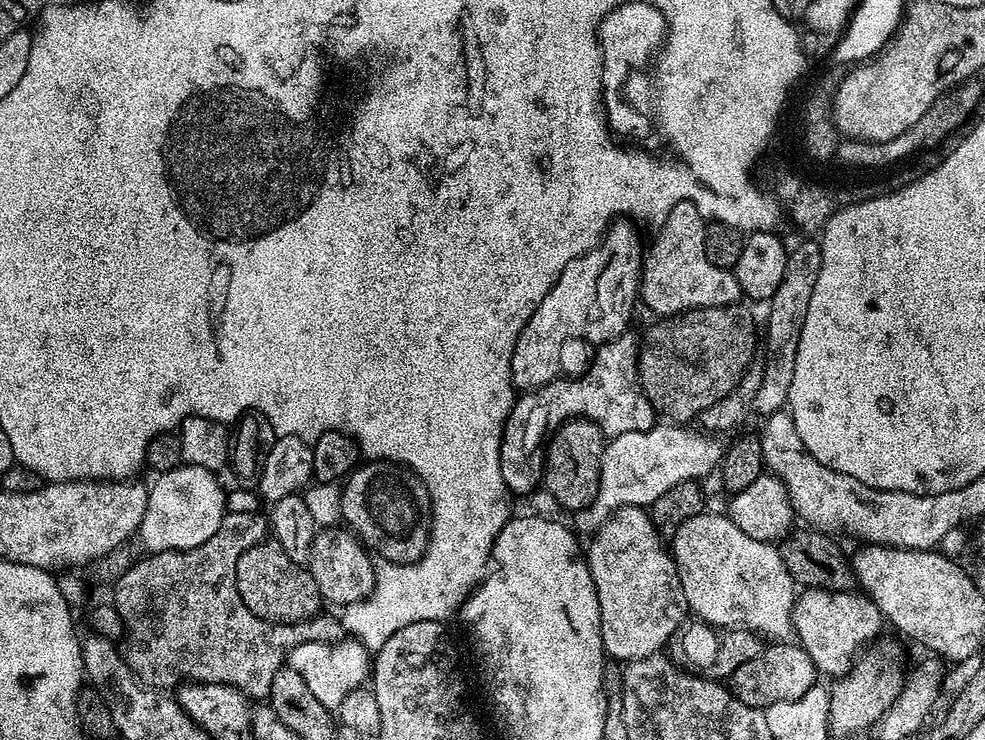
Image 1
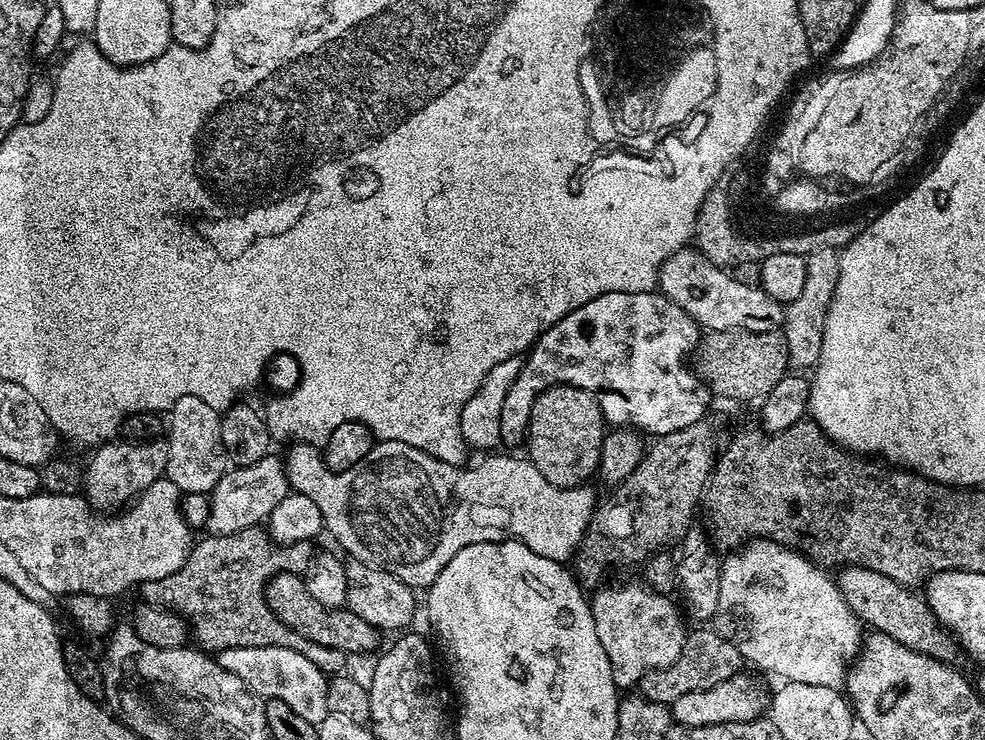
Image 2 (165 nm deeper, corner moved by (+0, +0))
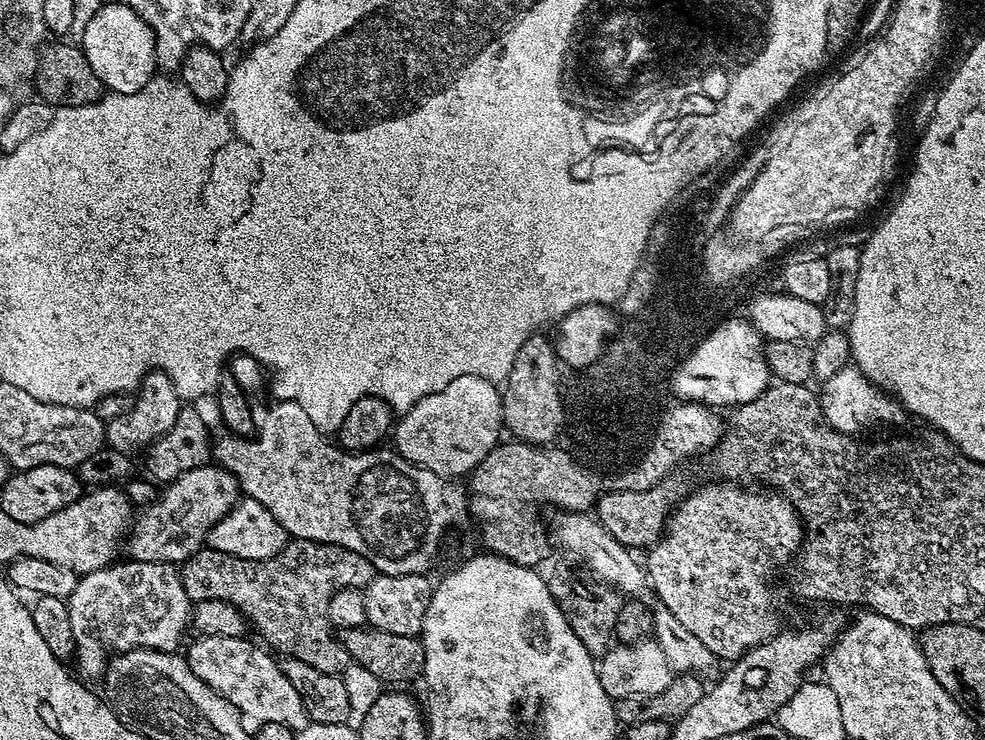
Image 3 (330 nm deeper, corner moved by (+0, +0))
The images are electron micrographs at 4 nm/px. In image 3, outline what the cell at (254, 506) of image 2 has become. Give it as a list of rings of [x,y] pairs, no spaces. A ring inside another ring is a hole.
[[[205,466],[195,468],[178,479],[172,481],[159,493],[159,499],[143,509],[144,513],[135,519],[131,533],[131,559],[146,562],[162,562],[163,564],[183,565],[192,555],[200,551],[205,543],[208,531],[217,524],[222,517],[232,509],[241,499],[242,491],[235,476],[219,466]]]

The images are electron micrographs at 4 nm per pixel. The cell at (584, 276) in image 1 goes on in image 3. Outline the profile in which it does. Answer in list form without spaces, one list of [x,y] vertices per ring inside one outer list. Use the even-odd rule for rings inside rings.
[[[463,376],[462,378],[454,378],[454,382],[450,382],[450,386],[446,386],[442,390],[438,390],[434,394],[430,394],[426,398],[422,398],[410,409],[409,412],[403,413],[395,421],[394,424],[394,440],[396,436],[396,444],[394,443],[394,448],[399,455],[403,456],[405,460],[409,460],[411,464],[420,464],[426,470],[434,470],[434,474],[443,476],[445,478],[464,478],[467,477],[473,470],[478,466],[480,462],[494,448],[501,443],[502,437],[500,437],[500,432],[504,428],[504,397],[502,395],[501,389],[497,387],[495,383],[481,376]]]

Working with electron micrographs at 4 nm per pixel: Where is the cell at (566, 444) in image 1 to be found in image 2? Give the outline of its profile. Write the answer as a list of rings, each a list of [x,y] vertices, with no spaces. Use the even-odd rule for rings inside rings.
[[[554,384],[530,410],[526,456],[550,486],[579,488],[597,473],[605,435],[606,421],[595,396],[569,384]]]

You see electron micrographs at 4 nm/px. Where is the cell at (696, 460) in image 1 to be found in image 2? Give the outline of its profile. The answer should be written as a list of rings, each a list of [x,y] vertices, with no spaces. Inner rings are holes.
[[[382,440],[375,445],[374,454],[362,466],[332,472],[324,465],[321,449],[317,445],[296,442],[289,448],[292,449],[288,456],[283,457],[288,487],[318,502],[327,535],[332,535],[349,552],[347,555],[351,559],[394,574],[414,590],[431,586],[438,574],[442,574],[446,562],[450,562],[458,550],[471,544],[521,540],[530,550],[534,550],[534,554],[542,554],[542,558],[571,561],[583,542],[588,523],[598,505],[598,498],[591,492],[591,487],[550,486],[550,482],[538,474],[527,458],[519,460],[516,456],[488,454],[485,460],[468,468],[436,460],[406,442]]]

